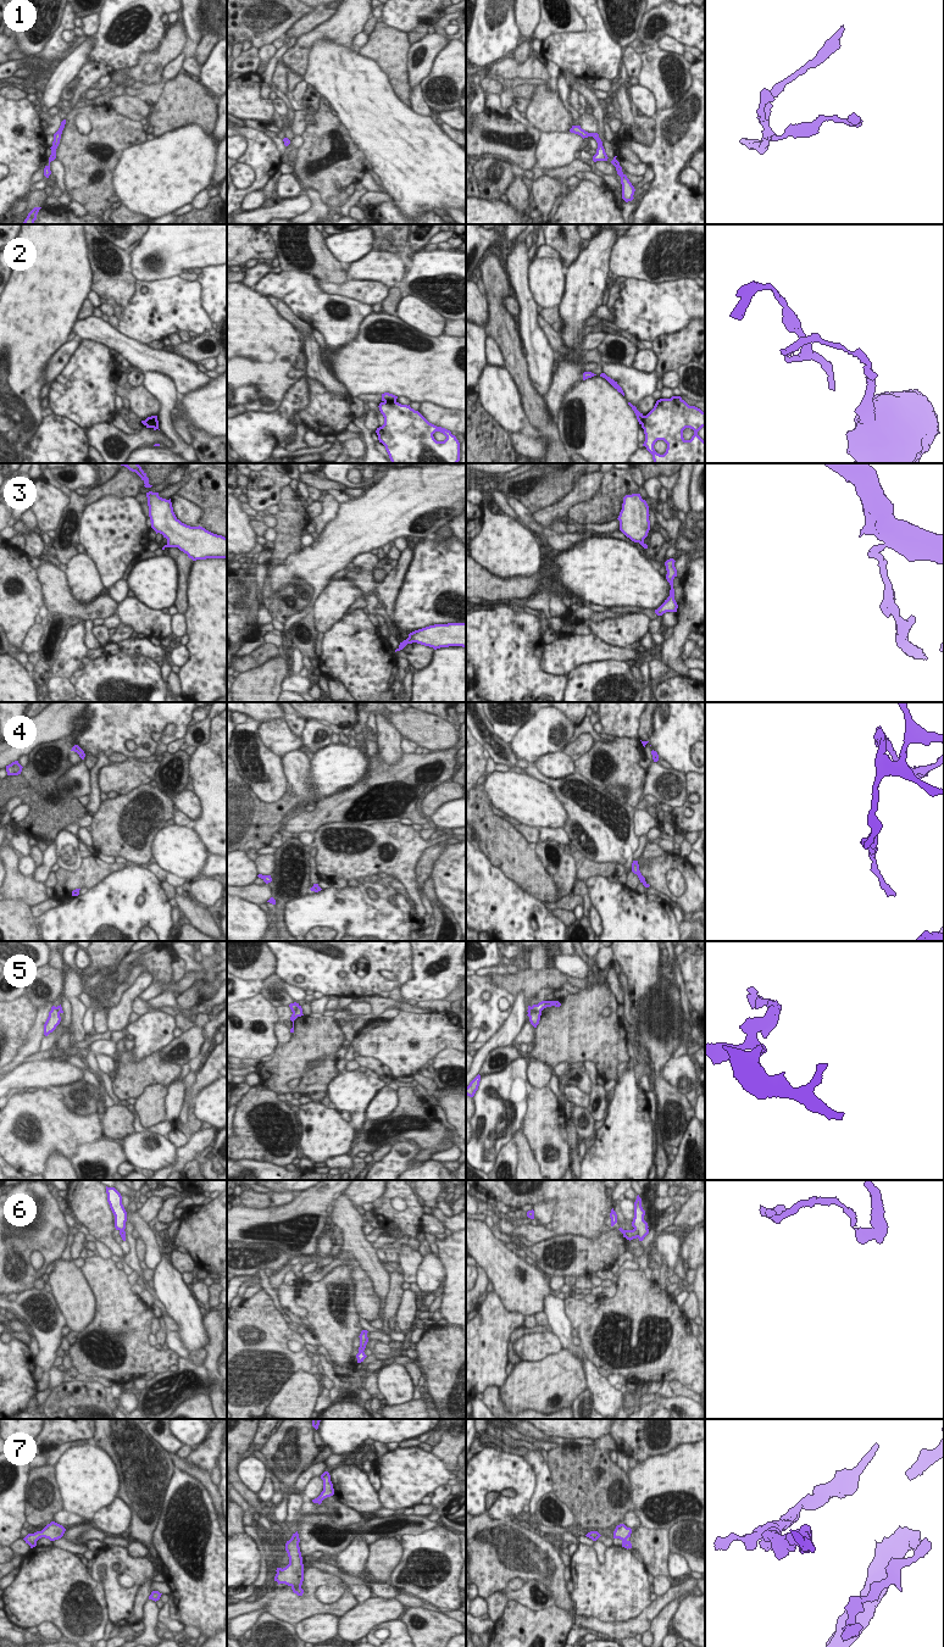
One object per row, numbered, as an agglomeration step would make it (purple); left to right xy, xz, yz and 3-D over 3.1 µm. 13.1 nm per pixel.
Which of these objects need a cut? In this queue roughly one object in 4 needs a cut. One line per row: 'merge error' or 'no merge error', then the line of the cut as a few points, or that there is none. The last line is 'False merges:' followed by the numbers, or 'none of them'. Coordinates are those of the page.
1: no merge error | no cut
2: merge error | xz (395, 400), (384, 402)
3: no merge error | no cut
4: no merge error | no cut
5: merge error | yz (529, 1007), (532, 1011), (540, 1013)
6: merge error | yz (633, 1229), (638, 1236)
7: no merge error | no cut
False merges: 2, 5, 6

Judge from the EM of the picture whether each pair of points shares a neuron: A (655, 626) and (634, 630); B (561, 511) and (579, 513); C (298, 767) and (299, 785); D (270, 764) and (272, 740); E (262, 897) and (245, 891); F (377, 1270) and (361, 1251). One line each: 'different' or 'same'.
A: different
B: different
C: same
D: different
E: same
F: same

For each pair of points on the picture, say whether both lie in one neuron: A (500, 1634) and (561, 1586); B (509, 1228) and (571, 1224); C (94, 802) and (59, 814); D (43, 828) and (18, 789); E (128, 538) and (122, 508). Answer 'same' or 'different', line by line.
A: different
B: different
C: different
D: same
E: same

